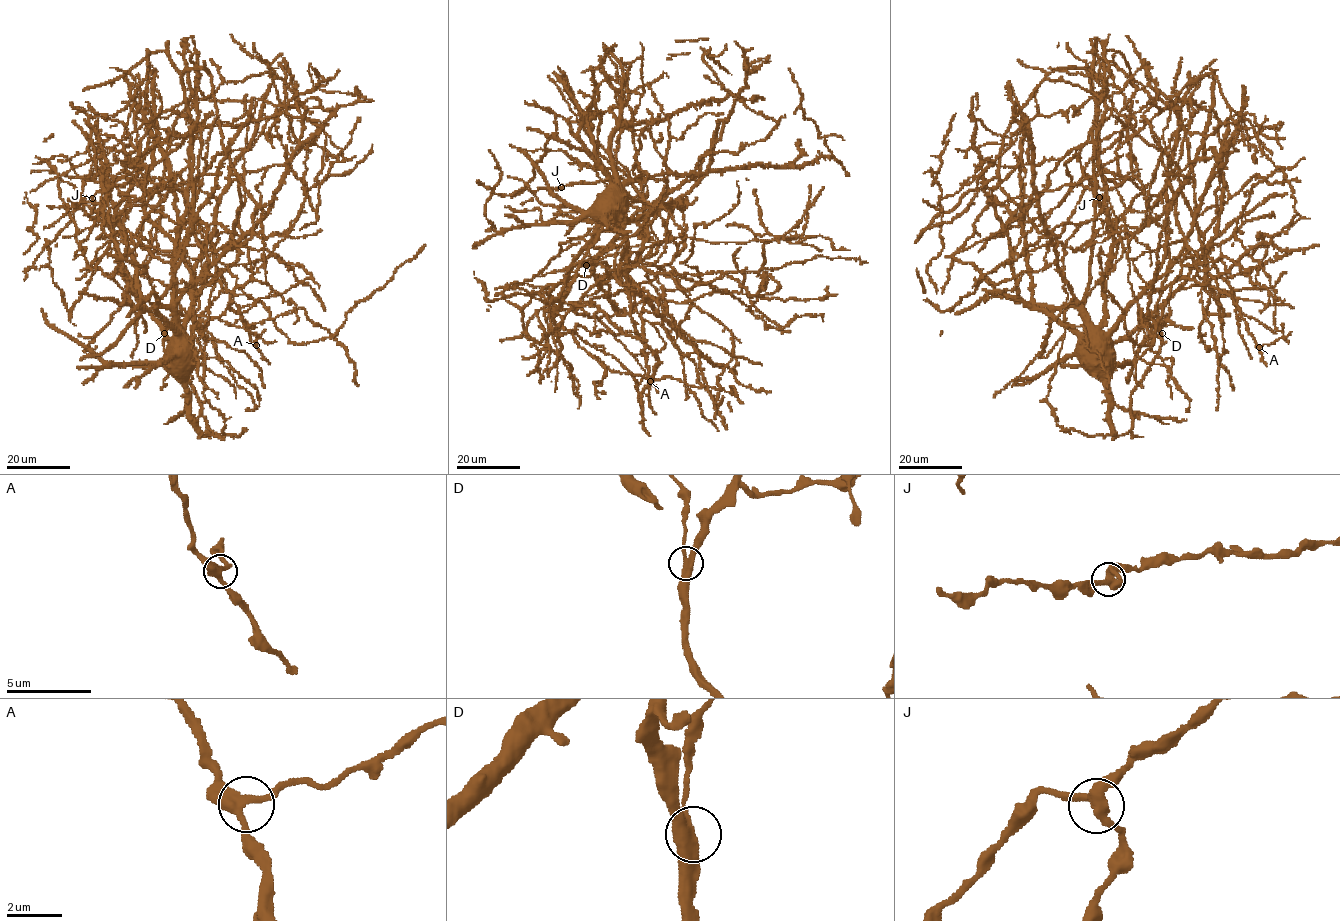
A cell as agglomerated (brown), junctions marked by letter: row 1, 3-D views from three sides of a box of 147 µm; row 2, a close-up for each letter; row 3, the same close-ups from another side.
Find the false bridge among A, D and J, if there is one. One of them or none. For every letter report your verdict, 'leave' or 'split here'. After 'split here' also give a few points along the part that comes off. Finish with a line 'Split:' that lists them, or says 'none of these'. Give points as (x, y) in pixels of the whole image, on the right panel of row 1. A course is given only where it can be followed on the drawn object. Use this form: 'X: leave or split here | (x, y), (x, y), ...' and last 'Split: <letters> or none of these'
A: leave
D: split here | (1162, 333), (1161, 322), (1166, 313)
J: leave
Split: D

